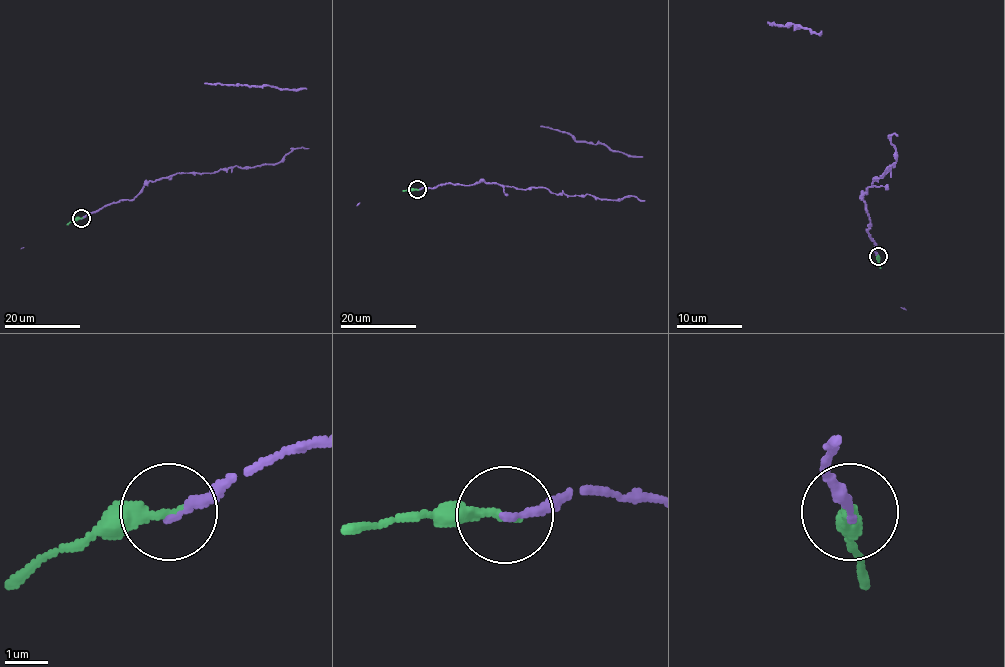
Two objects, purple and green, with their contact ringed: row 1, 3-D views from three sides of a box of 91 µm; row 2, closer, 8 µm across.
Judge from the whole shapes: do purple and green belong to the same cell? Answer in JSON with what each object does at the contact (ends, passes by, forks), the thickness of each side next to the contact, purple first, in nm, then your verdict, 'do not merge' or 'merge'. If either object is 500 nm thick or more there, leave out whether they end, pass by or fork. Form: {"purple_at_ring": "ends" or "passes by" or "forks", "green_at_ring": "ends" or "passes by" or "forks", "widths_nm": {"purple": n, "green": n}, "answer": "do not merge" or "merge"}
{"purple_at_ring": "ends", "green_at_ring": "ends", "widths_nm": {"purple": 190, "green": 280}, "answer": "merge"}

